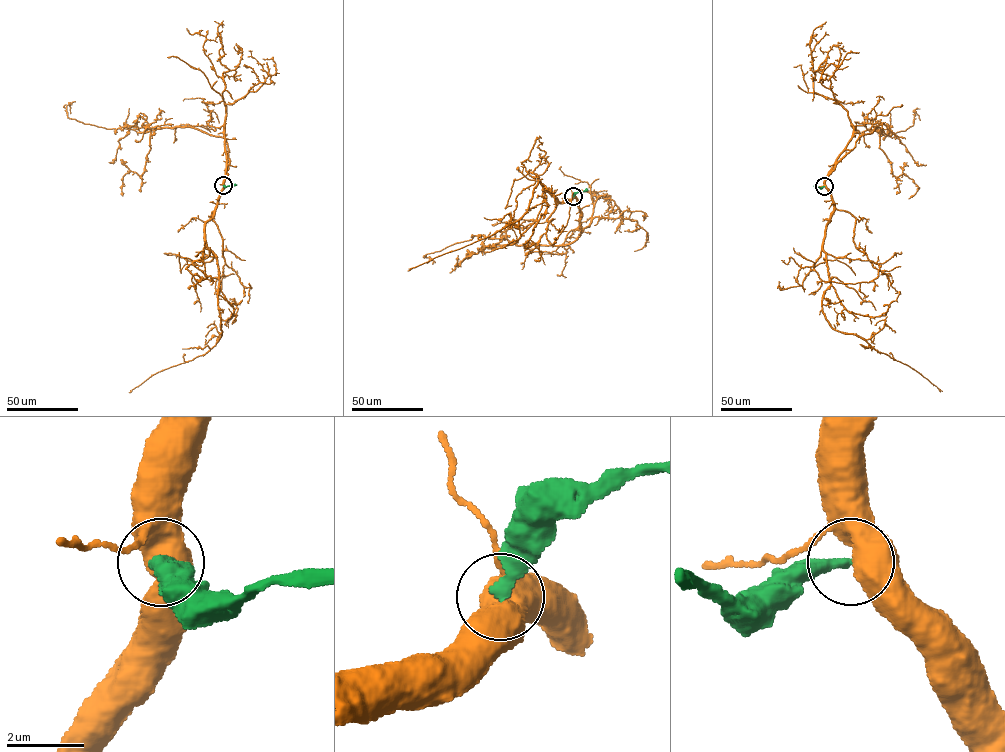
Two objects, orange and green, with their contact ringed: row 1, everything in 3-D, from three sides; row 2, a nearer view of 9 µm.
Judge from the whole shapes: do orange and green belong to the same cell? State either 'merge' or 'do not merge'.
do not merge

